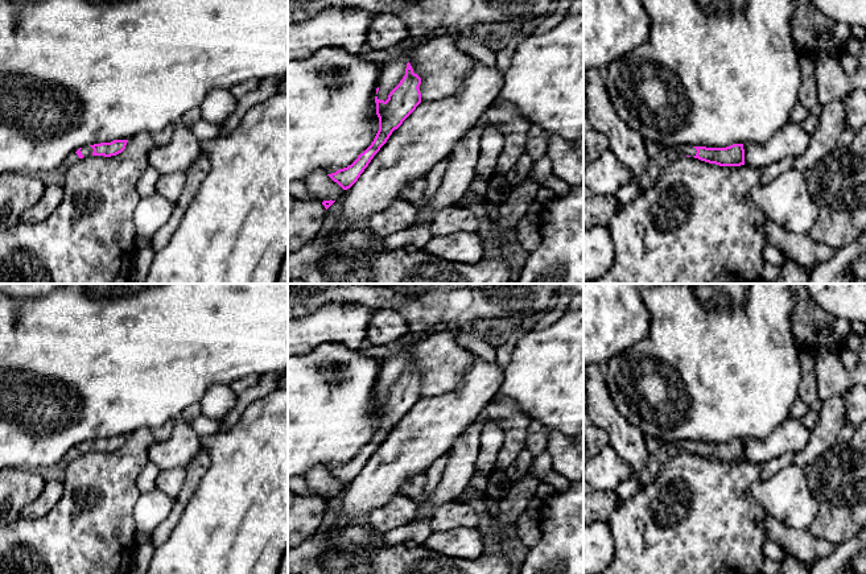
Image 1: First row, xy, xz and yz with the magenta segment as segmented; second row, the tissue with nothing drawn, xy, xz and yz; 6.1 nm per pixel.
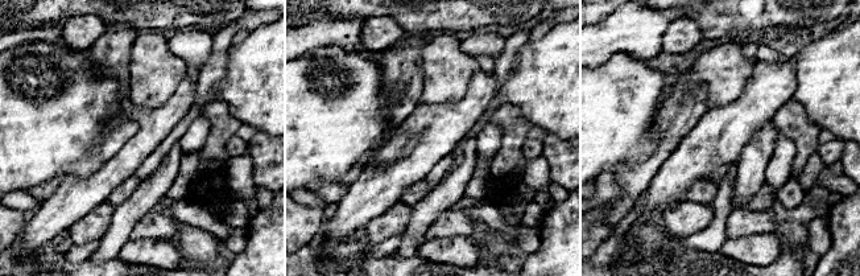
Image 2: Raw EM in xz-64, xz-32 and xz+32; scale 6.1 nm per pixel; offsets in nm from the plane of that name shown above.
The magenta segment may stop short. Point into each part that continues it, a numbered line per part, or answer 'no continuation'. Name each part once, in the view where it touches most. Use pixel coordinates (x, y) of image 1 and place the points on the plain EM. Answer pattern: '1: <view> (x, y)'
1: xz (394, 366)

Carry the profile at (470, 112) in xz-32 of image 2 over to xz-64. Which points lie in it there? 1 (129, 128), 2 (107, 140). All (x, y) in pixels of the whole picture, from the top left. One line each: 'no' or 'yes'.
1: no
2: no

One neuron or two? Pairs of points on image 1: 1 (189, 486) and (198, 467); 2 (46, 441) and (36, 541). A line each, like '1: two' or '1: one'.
1: one
2: two

